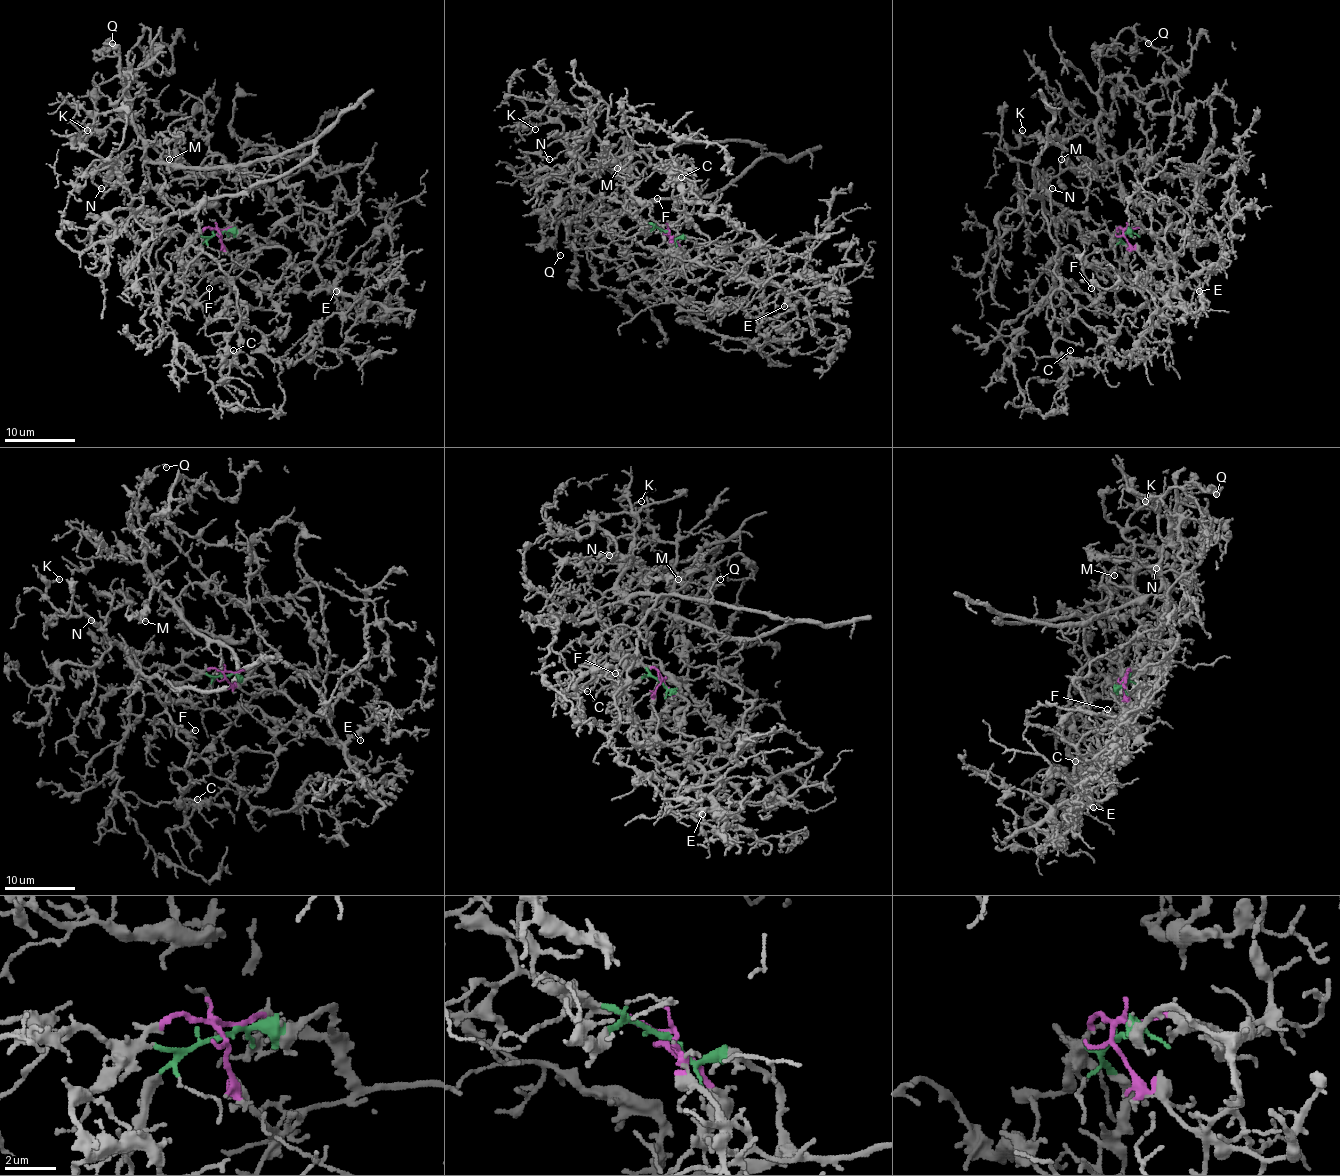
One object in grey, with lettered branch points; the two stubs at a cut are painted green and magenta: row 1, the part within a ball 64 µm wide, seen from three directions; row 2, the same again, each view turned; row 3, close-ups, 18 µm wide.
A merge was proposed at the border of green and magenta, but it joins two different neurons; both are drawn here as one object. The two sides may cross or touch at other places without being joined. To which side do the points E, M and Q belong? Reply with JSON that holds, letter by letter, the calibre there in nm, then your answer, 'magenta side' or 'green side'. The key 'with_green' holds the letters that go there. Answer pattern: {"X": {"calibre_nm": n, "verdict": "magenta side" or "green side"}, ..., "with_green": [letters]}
{"E": {"calibre_nm": 140, "verdict": "green side"}, "M": {"calibre_nm": 130, "verdict": "magenta side"}, "Q": {"calibre_nm": 120, "verdict": "magenta side"}, "with_green": ["E"]}

